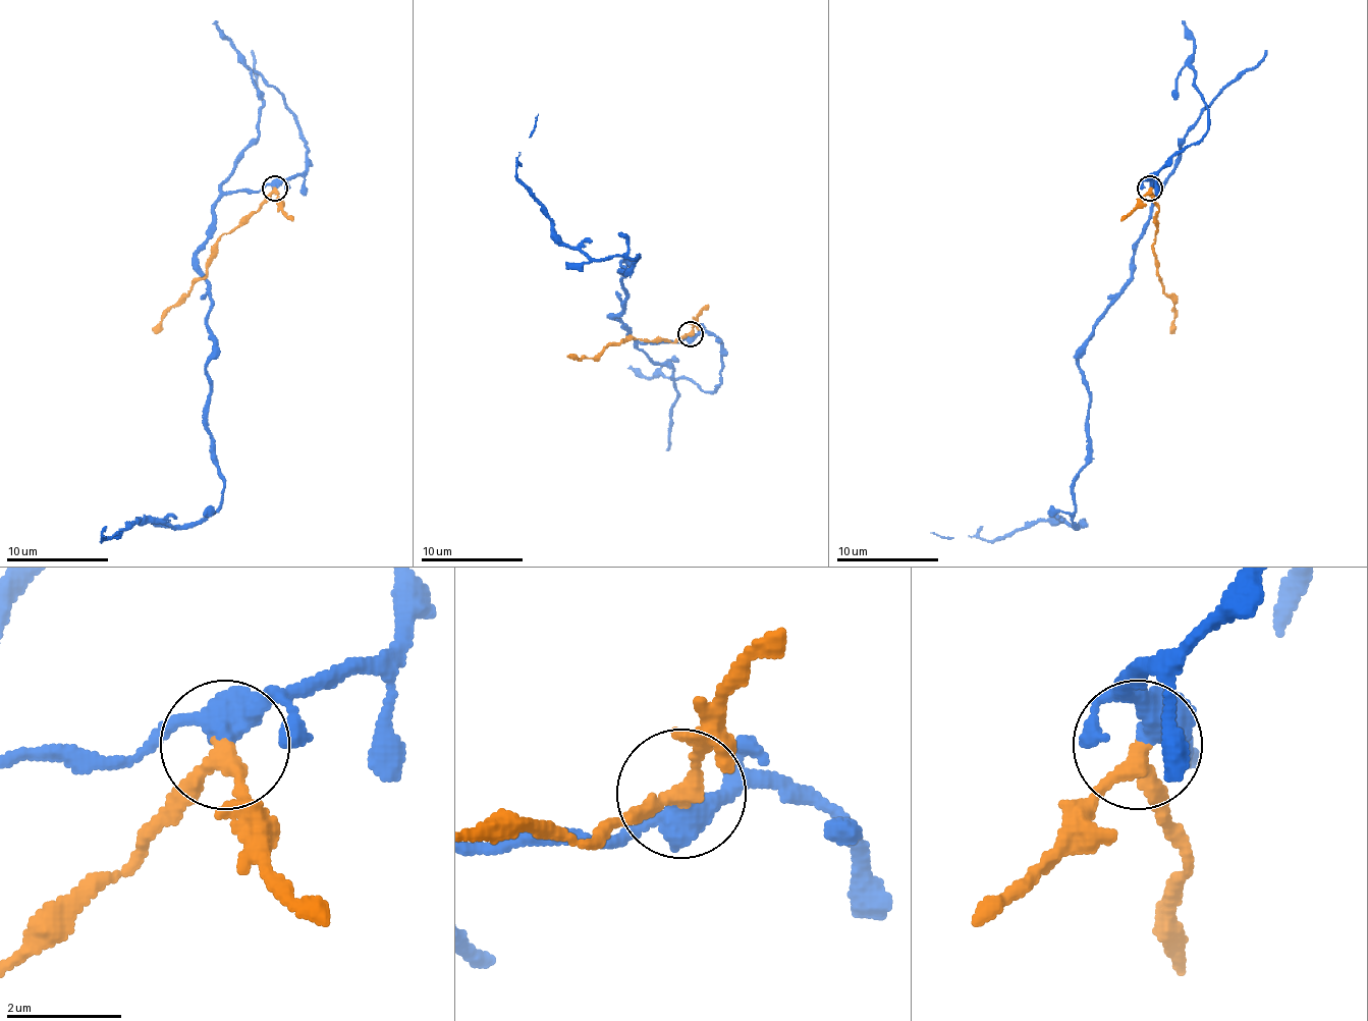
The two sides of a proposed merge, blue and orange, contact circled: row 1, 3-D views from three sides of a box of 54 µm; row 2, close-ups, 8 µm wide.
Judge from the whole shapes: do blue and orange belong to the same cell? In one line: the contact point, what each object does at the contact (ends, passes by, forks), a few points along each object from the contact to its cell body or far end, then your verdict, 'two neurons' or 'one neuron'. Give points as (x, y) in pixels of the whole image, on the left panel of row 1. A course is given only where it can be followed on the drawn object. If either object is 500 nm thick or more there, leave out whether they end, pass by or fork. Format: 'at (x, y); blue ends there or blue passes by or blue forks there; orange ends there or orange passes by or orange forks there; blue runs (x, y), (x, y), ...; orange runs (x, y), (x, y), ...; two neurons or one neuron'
at (275, 189); blue passes by; orange passes by; blue runs (274, 190), (228, 192), (198, 253), (223, 503), (187, 524), (139, 522), (100, 539), (123, 532); orange runs (274, 190), (218, 243), (208, 271), (177, 302), (154, 332); two neurons

